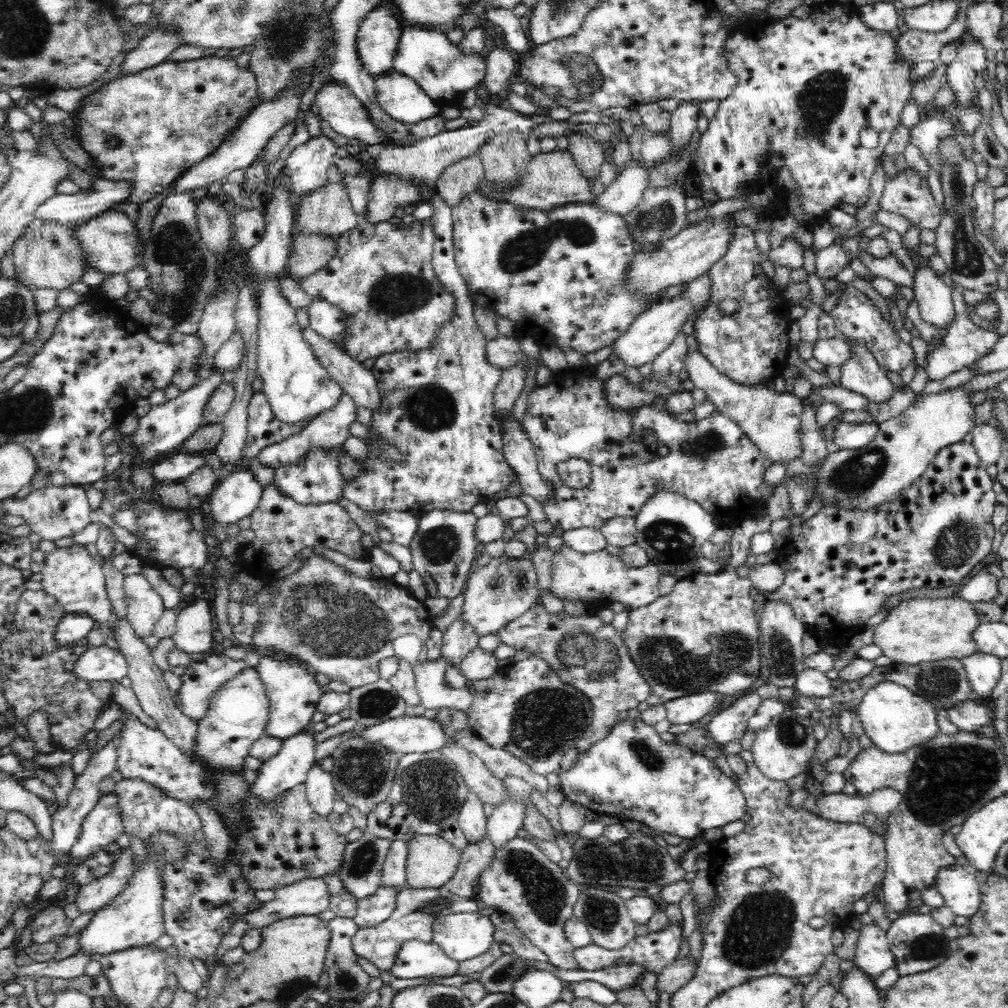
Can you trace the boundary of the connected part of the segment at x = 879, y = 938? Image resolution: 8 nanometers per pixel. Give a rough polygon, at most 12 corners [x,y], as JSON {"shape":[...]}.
{"shape":[[857,924],[854,962],[879,976],[896,957],[887,932],[876,924]]}

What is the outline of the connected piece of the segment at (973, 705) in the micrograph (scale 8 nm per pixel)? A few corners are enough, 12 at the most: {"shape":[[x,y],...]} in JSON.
{"shape":[[972,699],[947,710],[960,731],[991,725],[993,710]]}

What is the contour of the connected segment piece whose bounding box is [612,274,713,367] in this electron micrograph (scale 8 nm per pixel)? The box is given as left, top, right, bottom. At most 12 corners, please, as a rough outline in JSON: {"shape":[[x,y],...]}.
{"shape":[[708,274],[640,314],[613,344],[625,367],[652,363],[713,296]]}

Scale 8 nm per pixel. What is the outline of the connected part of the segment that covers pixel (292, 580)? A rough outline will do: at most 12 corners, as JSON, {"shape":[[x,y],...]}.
{"shape":[[318,554],[276,580],[251,646],[344,682],[426,640],[424,602]]}

